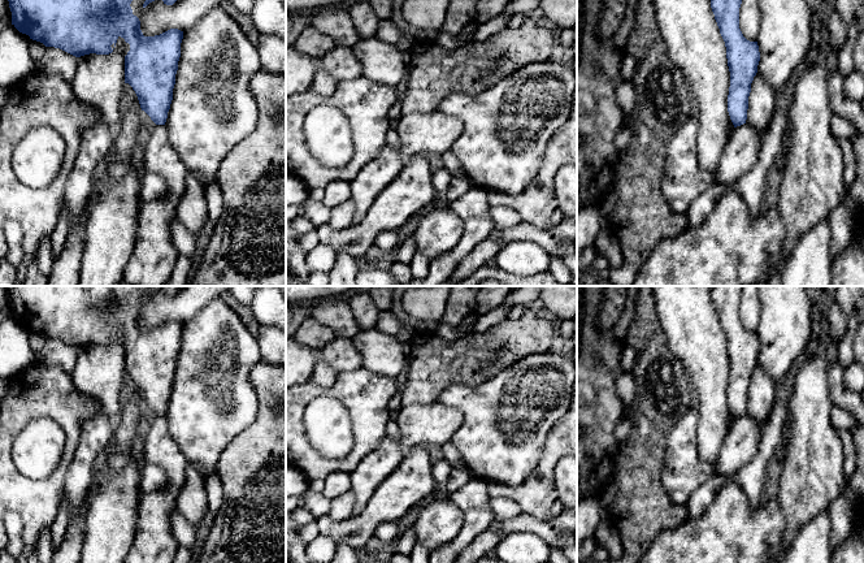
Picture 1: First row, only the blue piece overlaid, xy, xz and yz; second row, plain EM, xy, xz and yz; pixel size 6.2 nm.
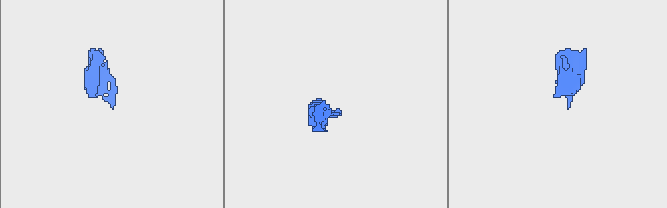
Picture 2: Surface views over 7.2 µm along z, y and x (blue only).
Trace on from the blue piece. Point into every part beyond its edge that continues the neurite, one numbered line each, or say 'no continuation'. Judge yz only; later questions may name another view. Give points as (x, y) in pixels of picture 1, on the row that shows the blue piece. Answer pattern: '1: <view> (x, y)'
no continuation

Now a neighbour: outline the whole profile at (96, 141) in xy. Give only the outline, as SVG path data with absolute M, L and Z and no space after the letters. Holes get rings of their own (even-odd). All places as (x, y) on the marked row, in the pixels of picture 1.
M103 114L94 126L81 134L79 152L64 187L64 196L70 208L70 229L86 209L92 192L94 170L112 150L113 138L114 129L104 121Z

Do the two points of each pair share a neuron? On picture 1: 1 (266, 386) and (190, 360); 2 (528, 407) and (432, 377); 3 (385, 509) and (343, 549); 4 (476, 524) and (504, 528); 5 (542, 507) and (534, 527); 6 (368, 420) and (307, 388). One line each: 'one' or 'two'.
1: two
2: two
3: two
4: two
5: two
6: one

